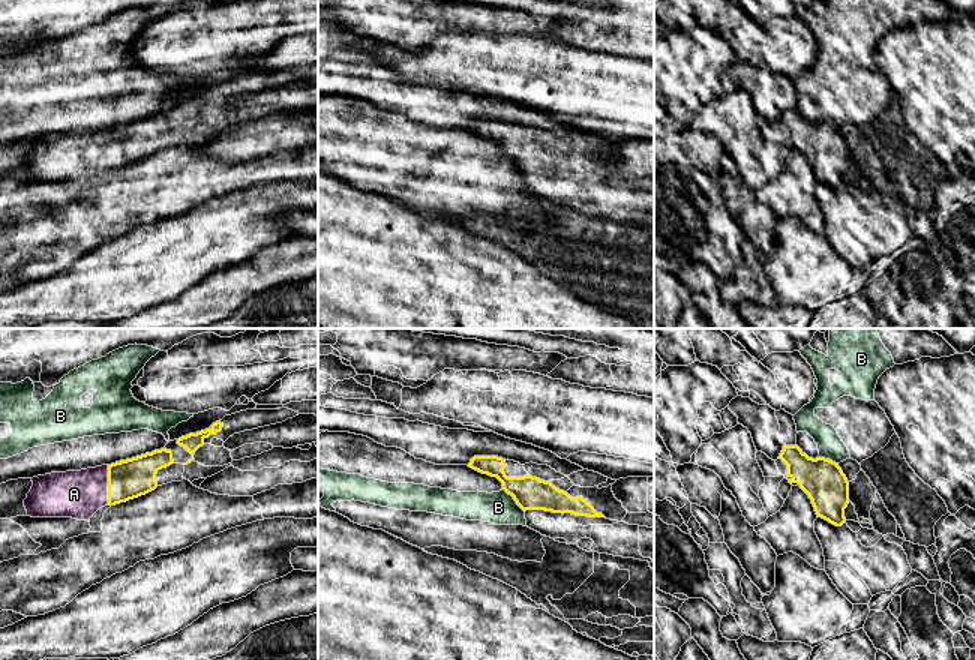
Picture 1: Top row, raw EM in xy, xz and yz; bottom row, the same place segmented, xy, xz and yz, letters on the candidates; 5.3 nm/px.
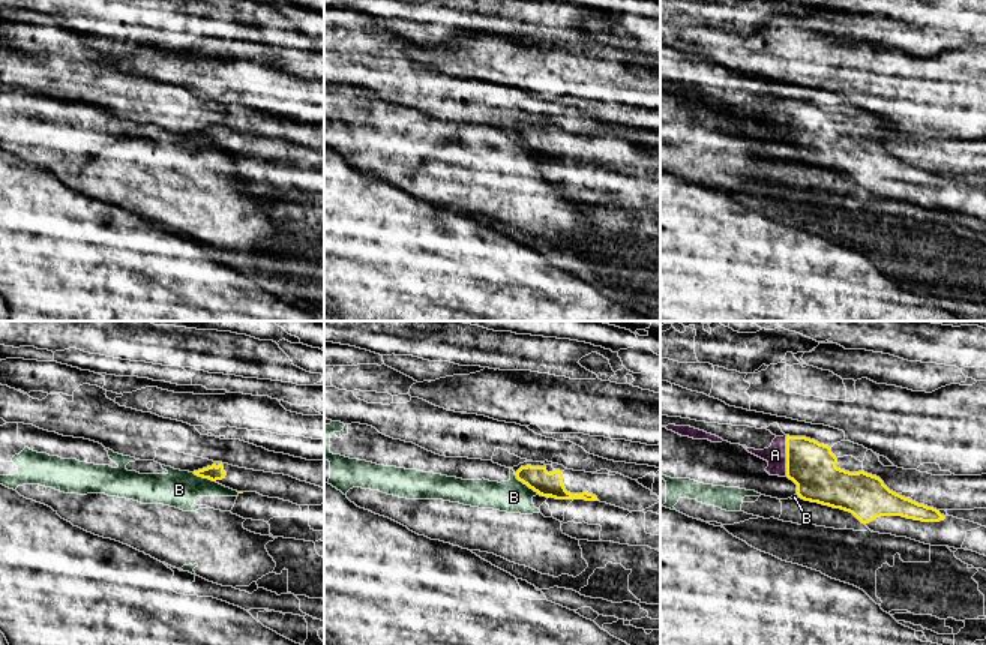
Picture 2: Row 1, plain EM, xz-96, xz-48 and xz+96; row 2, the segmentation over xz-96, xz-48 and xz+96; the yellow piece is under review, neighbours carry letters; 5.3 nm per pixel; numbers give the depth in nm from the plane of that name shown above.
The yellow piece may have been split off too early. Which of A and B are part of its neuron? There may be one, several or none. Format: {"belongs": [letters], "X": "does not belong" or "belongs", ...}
{"belongs": ["A"], "A": "belongs", "B": "does not belong"}

